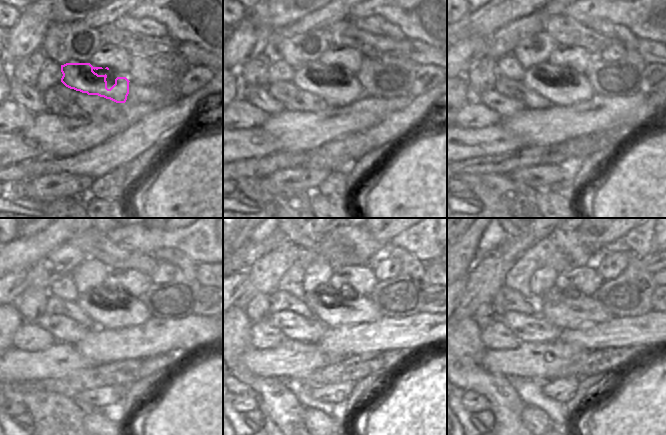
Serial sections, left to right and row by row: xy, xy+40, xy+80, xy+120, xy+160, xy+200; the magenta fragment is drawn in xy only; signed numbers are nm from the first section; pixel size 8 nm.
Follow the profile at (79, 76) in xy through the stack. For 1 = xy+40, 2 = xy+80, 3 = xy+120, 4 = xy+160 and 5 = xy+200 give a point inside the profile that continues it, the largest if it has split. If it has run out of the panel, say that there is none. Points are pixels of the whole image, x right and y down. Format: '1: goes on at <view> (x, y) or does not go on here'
1: goes on at xy+40 (349, 90)
2: goes on at xy+80 (565, 90)
3: goes on at xy+120 (119, 313)
4: goes on at xy+160 (358, 310)
5: goes on at xy+200 (572, 313)

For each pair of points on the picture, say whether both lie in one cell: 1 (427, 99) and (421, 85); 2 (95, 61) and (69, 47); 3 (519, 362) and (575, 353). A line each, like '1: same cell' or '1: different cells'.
1: different cells
2: different cells
3: same cell

